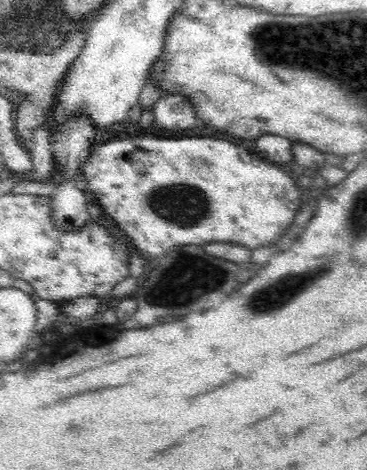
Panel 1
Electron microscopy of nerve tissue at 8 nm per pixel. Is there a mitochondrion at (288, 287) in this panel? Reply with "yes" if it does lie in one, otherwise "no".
yes

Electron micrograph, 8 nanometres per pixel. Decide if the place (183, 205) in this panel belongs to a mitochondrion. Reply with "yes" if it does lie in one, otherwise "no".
yes

